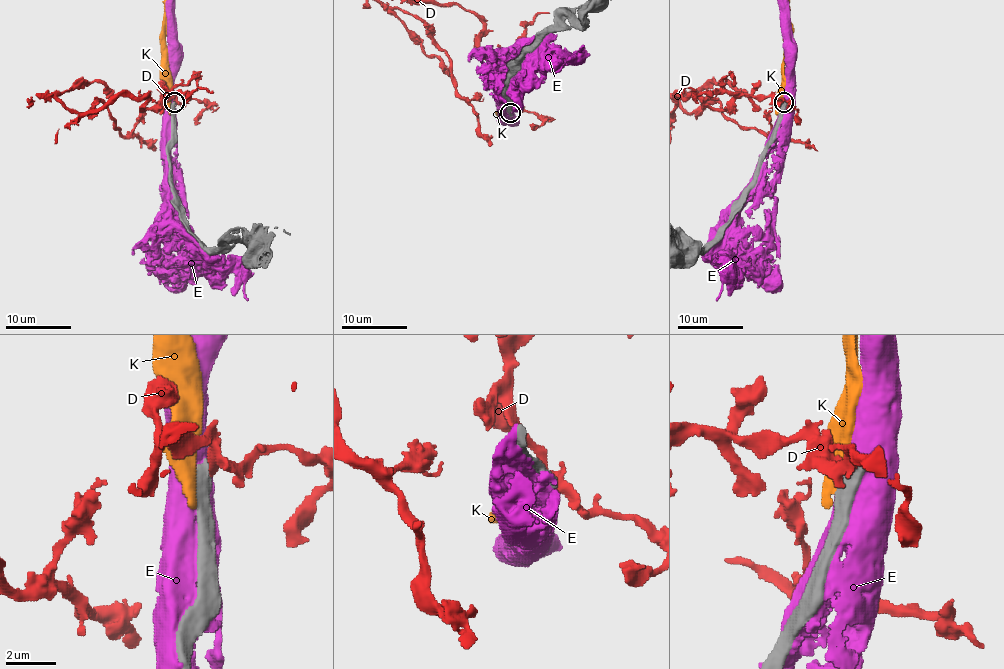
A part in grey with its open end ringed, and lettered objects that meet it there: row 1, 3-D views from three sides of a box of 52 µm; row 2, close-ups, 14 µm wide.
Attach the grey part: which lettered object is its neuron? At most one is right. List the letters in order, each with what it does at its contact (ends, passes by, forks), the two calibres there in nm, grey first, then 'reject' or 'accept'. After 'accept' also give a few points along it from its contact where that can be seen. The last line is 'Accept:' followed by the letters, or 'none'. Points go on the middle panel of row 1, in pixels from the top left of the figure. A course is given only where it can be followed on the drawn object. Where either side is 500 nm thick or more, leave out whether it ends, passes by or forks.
D: 550/360 nm | reject
E: 460/1100 nm | reject
K: 440/650 nm | reject
Accept: none

